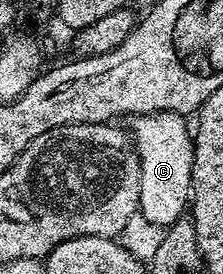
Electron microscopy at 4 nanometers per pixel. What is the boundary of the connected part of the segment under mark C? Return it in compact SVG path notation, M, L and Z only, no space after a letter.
M154 112L130 119L130 133L140 156L140 206L139 214L149 222L169 227L182 219L192 191L194 139L185 122L186 117L177 112Z

